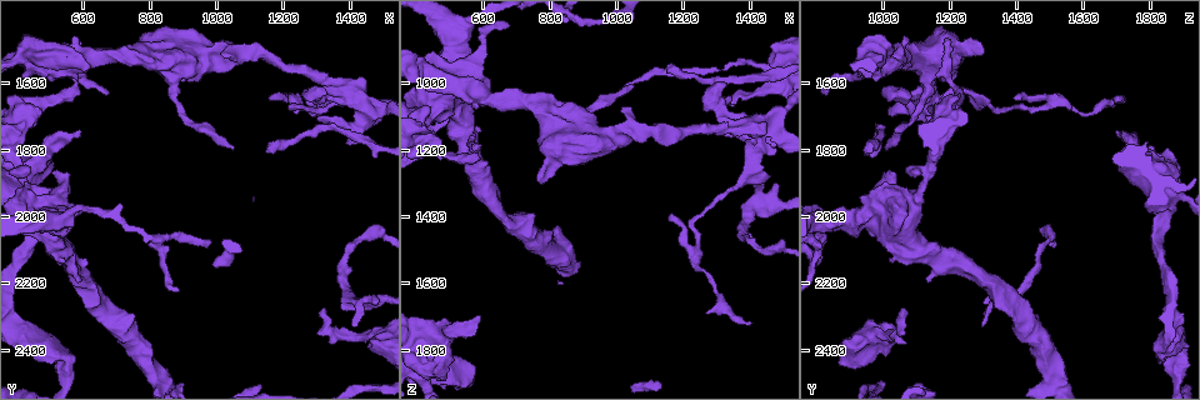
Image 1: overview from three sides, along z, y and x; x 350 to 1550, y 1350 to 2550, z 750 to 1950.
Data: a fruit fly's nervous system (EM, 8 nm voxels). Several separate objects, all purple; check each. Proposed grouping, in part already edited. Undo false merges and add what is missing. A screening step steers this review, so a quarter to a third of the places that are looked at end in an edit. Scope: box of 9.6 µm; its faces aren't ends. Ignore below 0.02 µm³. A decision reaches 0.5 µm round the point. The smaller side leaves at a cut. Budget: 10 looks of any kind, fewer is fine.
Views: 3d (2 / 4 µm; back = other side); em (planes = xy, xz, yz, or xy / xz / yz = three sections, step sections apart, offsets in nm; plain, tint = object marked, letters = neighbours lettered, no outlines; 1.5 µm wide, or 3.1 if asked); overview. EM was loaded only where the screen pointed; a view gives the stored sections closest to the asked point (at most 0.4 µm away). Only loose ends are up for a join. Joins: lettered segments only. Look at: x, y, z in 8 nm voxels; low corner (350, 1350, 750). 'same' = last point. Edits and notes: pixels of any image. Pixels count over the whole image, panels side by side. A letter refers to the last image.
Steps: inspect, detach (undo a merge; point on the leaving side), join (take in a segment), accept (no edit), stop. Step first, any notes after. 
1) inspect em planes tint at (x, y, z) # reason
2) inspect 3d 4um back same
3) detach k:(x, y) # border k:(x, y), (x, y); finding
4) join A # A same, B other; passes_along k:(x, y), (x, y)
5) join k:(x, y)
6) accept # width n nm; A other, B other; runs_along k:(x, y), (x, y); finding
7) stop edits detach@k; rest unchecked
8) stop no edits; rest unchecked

inspect 3d 4um at (1400, 1650, 1720) # tapers out

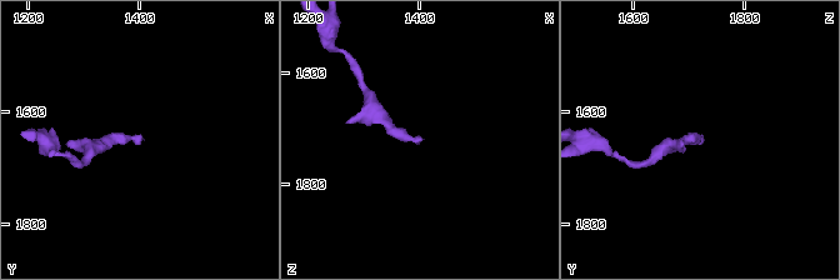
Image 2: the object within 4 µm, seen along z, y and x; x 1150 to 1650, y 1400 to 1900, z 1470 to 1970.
inspect em xy step 4 letters at (1395, 1650, 1725)

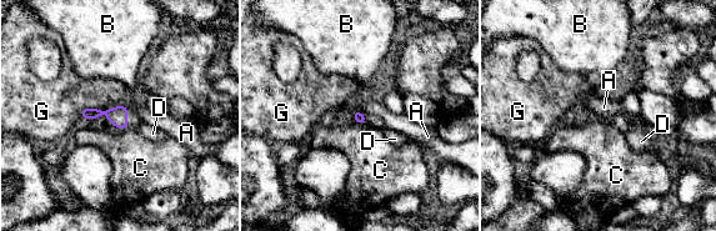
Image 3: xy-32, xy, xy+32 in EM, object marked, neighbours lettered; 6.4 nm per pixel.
inspect em planes letters same

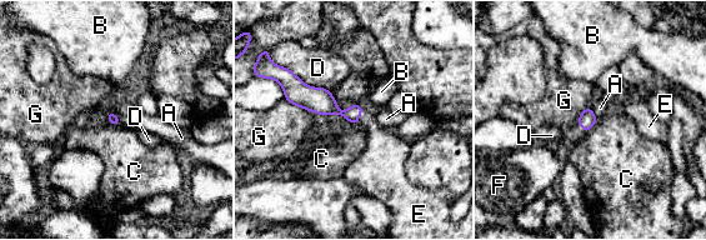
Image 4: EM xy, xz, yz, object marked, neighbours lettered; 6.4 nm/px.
join E # A other, B other, C other, D other, E same, F other, G other; passes_along 4:(323, 103), (359, 116), (384, 146); the neuron continues

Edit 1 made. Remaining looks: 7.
inspect overview # see it whole again

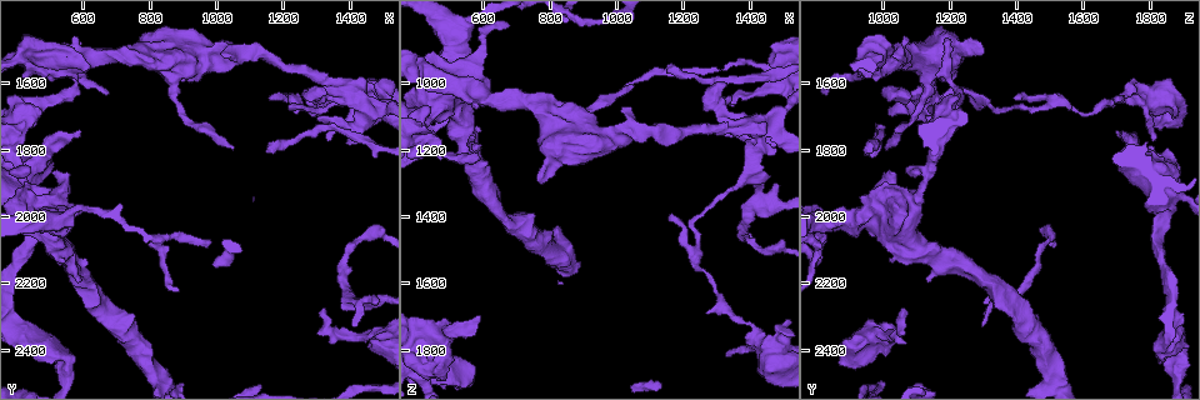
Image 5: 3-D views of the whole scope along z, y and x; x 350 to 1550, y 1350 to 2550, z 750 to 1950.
inspect 3d 2um at (1330, 1630, 1000) # free end

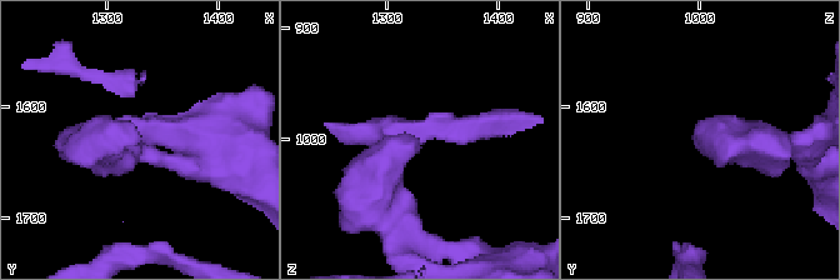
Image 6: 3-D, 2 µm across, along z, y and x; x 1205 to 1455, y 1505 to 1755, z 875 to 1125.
inspect em xz step 8 tint at (1324, 1634, 1000) # now the EM

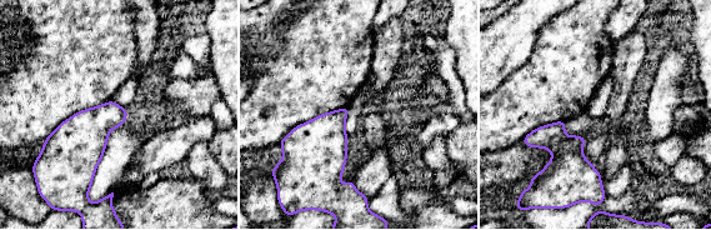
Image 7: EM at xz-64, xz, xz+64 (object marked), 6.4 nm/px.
inspect em planes letters same # cut it another way

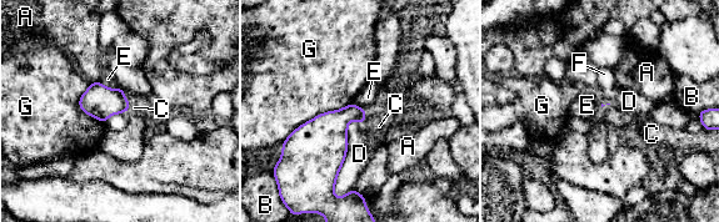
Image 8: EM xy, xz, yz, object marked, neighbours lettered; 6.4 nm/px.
accept # longest_contact G 550 nm; A other, B other, C other, D other, E other, F other, G other; none of them fits

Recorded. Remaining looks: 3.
inspect 3d 4um back at (1240, 1660, 1500) # narrows sharply

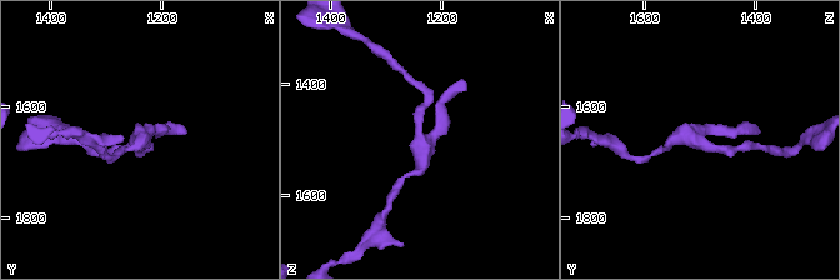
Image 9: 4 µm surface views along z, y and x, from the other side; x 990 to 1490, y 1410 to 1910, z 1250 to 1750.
inspect em planes tint at (1235, 1660, 1505)

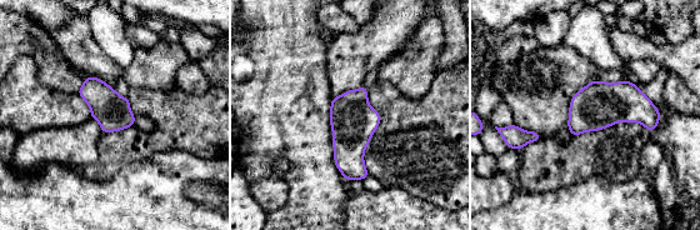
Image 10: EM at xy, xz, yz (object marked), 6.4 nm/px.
inspect em planes letters same

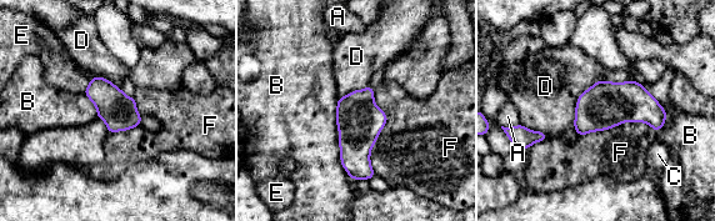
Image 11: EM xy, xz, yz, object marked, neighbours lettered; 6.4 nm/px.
accept # A other, B other, C other, D other, E other, F other; border 11:(599, 79), (578, 99), (579, 135); one neuron here

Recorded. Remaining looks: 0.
stop edits join@4; rest unchecked

